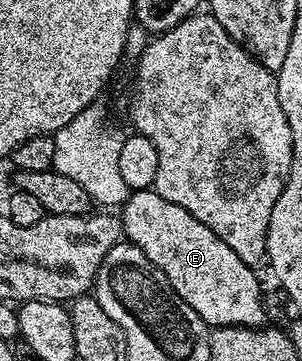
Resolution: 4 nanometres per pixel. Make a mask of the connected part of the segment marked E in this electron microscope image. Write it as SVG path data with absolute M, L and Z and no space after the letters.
M151 188L130 192L125 204L120 206L119 216L124 236L132 245L139 247L139 251L143 251L143 255L147 255L147 259L151 259L151 263L155 263L155 267L163 271L163 275L167 275L175 295L179 295L179 299L183 299L183 303L187 303L187 307L191 307L191 311L195 311L195 315L199 315L199 319L203 319L206 325L261 327L266 324L258 270L243 263L243 259L239 259L239 255L235 255L235 251L231 251L231 247L227 247L227 243L223 243L223 239L219 239L219 235L215 235L211 227L199 223L195 215L183 211L183 207L175 207L175 203L167 203L163 195Z

